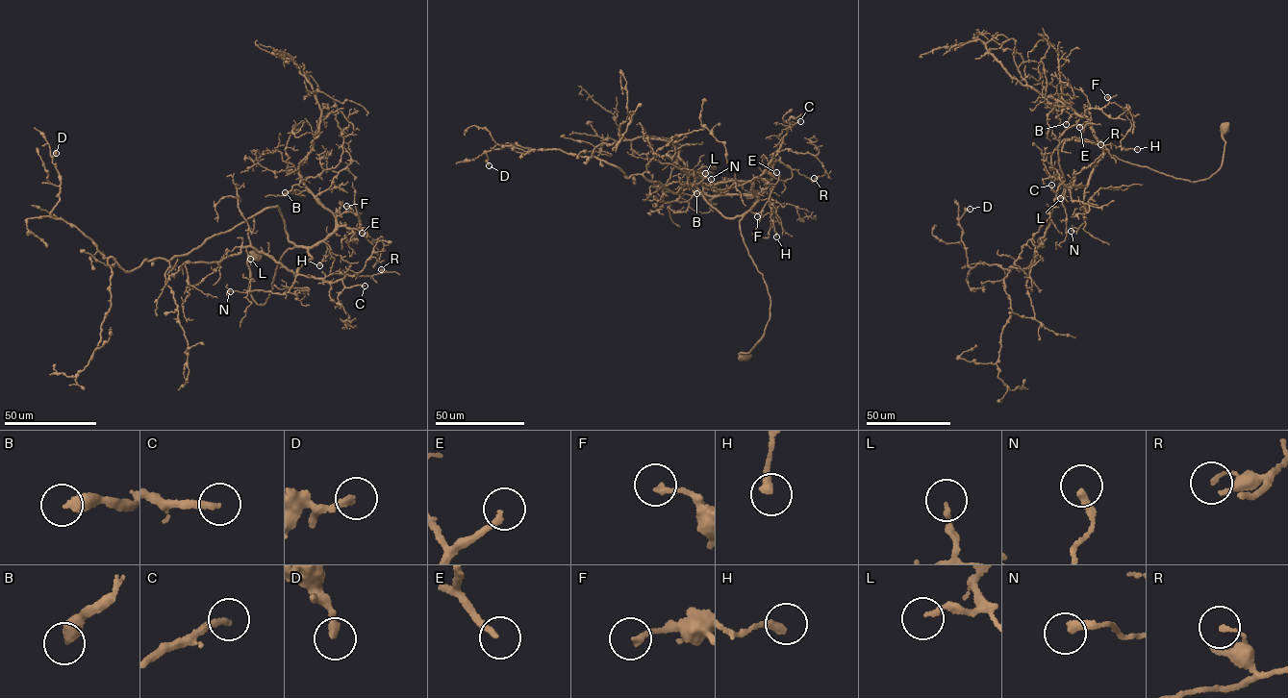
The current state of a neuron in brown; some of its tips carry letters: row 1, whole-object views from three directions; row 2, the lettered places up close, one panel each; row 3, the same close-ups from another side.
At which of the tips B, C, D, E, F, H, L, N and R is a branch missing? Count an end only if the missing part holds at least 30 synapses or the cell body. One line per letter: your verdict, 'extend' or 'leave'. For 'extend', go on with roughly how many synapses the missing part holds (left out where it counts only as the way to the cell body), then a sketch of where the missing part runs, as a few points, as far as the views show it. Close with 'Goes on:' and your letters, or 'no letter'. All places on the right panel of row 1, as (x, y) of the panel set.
B: extend | 45 syn | (1066, 124), (1061, 147), (1056, 154), (1058, 159)
C: extend | 50 syn | (1051, 185), (1042, 184), (1038, 193)
D: leave
E: extend | 50 syn | (1079, 127), (1073, 137), (1074, 150), (1066, 162), (1070, 168), (1070, 165)
F: leave
H: leave
L: leave
N: leave
R: leave
Goes on: B, C, E

